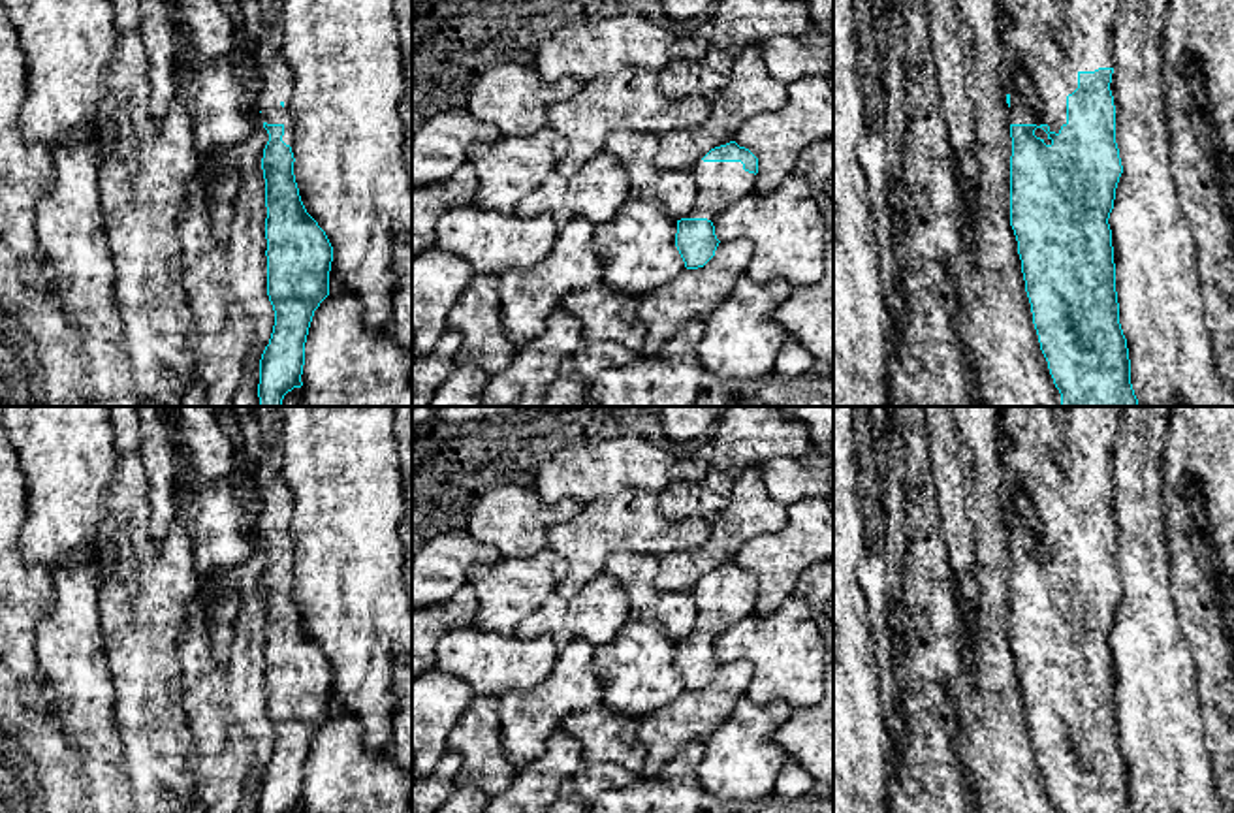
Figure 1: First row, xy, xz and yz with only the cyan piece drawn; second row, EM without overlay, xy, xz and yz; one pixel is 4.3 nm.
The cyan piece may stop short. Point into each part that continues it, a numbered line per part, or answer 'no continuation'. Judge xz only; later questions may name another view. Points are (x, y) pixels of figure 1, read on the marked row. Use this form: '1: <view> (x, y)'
1: xz (719, 183)

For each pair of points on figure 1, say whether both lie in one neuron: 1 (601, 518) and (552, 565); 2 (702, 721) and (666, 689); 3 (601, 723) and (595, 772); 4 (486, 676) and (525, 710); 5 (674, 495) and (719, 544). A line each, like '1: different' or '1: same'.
1: different
2: different
3: different
4: different
5: different

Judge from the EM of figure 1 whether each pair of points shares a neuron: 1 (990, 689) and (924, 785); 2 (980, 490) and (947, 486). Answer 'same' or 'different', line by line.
1: different
2: different

